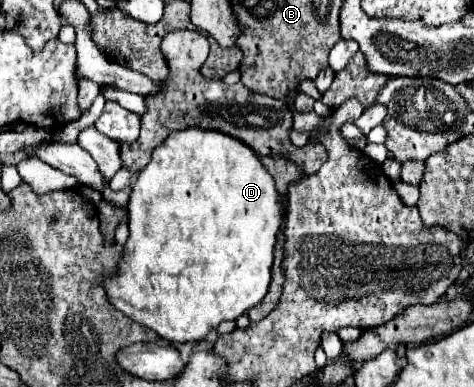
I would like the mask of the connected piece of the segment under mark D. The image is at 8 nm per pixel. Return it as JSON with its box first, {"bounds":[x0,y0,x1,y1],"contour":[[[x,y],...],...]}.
{"bounds":[104,130,286,344],"contour":[[[174,130],[152,152],[152,160],[138,172],[128,200],[130,236],[124,244],[116,274],[104,280],[108,302],[132,320],[148,326],[160,338],[184,344],[198,342],[224,320],[236,320],[268,292],[276,234],[286,208],[278,202],[274,178],[260,164],[254,150],[216,130]]]}

